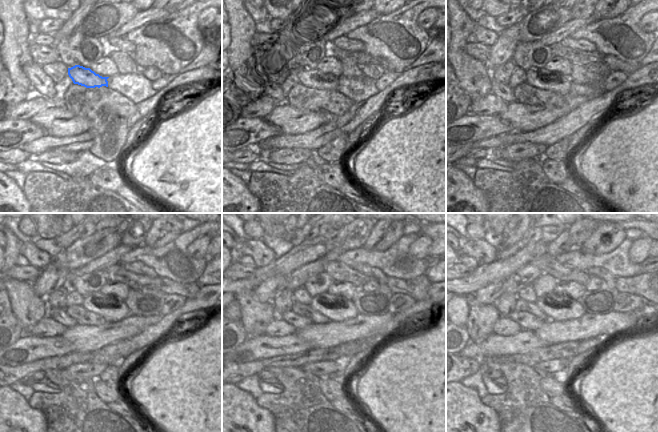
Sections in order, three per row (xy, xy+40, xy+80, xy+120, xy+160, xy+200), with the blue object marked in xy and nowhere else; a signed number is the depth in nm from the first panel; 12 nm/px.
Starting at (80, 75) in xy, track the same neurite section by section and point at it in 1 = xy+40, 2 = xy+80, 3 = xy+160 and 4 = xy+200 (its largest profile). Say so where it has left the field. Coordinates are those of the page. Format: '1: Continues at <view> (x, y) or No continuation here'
1: Continues at xy+40 (310, 77)
2: Continues at xy+80 (538, 78)
3: Continues at xy+160 (337, 311)
4: Continues at xy+200 (564, 310).

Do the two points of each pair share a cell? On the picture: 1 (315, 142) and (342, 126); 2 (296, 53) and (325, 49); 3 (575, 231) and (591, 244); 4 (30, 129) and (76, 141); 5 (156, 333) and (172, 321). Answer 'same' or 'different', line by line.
1: same
2: same
3: different
4: different
5: same

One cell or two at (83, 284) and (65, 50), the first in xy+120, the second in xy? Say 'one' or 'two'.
one

